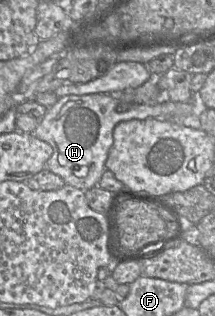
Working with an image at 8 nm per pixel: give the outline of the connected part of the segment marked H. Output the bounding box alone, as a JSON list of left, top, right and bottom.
[33,93,194,191]

